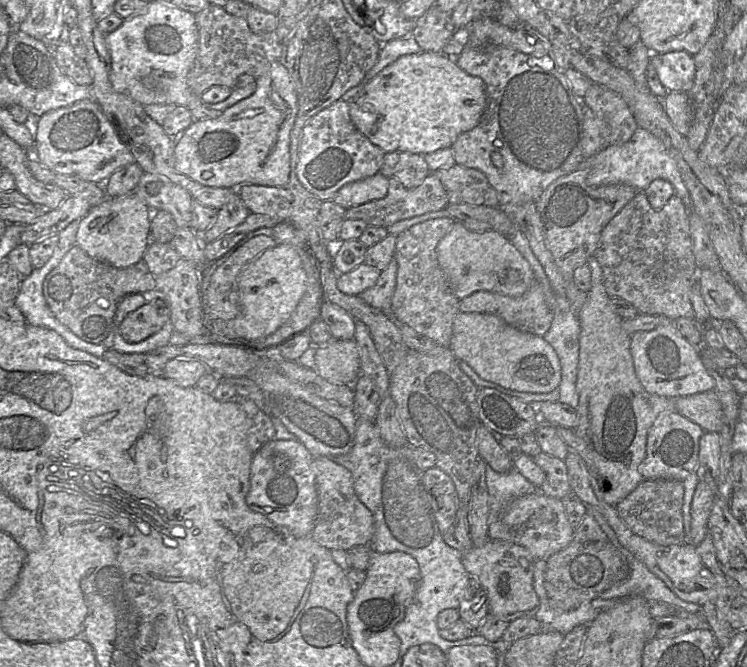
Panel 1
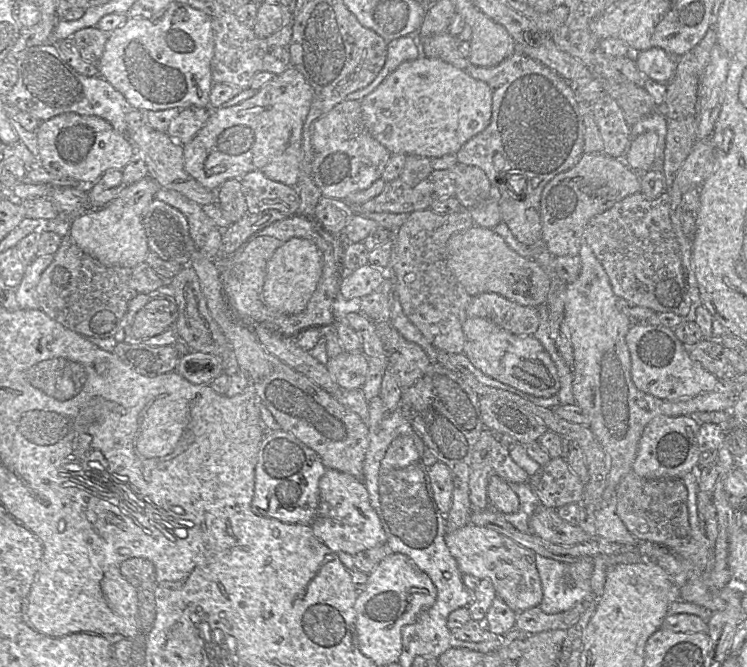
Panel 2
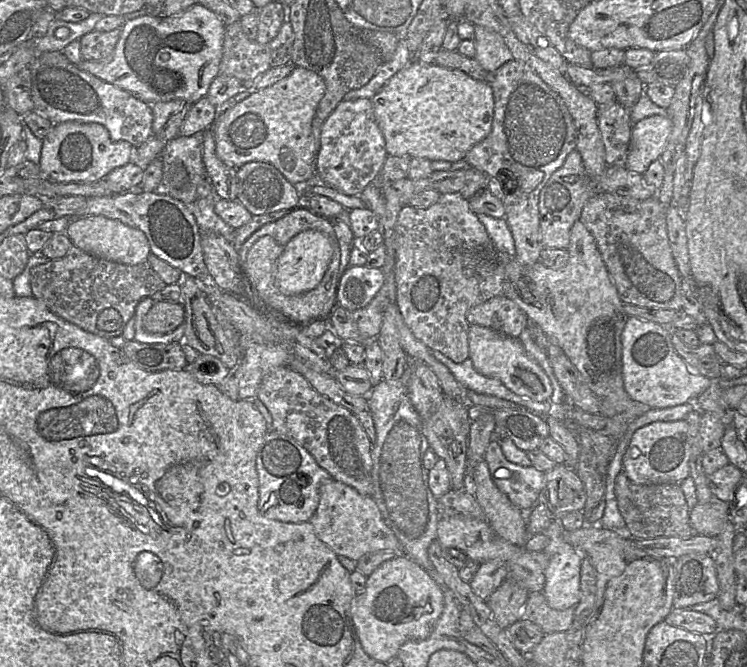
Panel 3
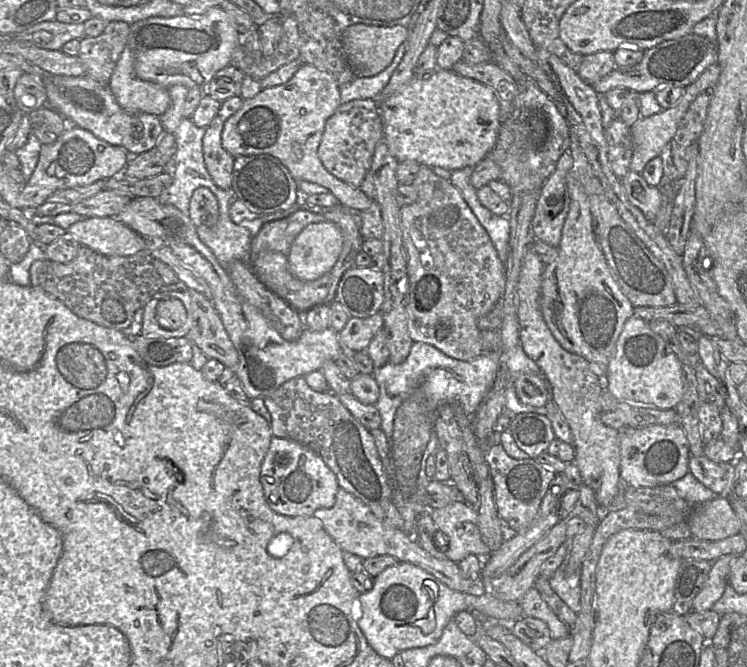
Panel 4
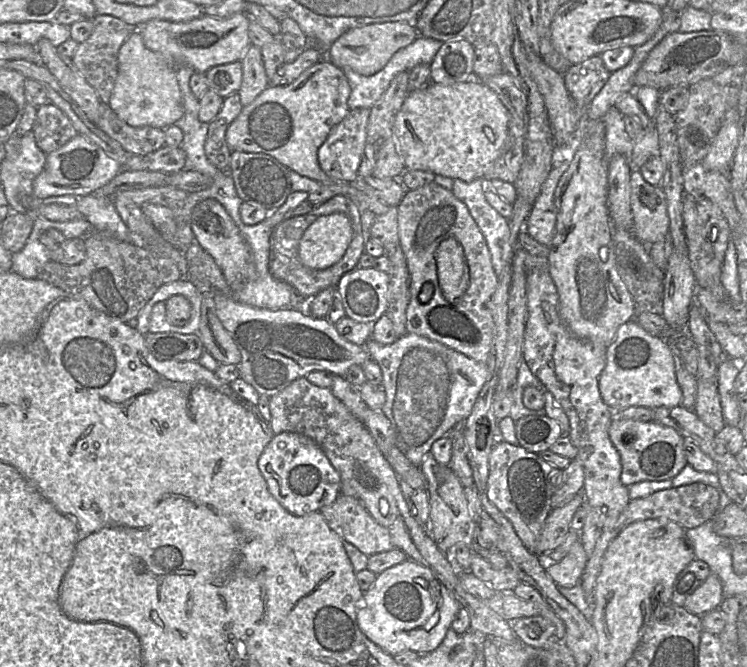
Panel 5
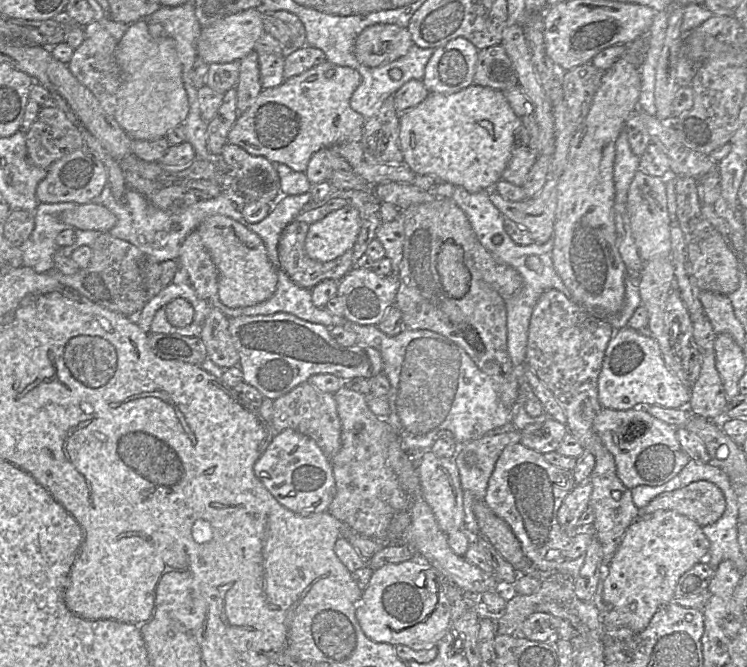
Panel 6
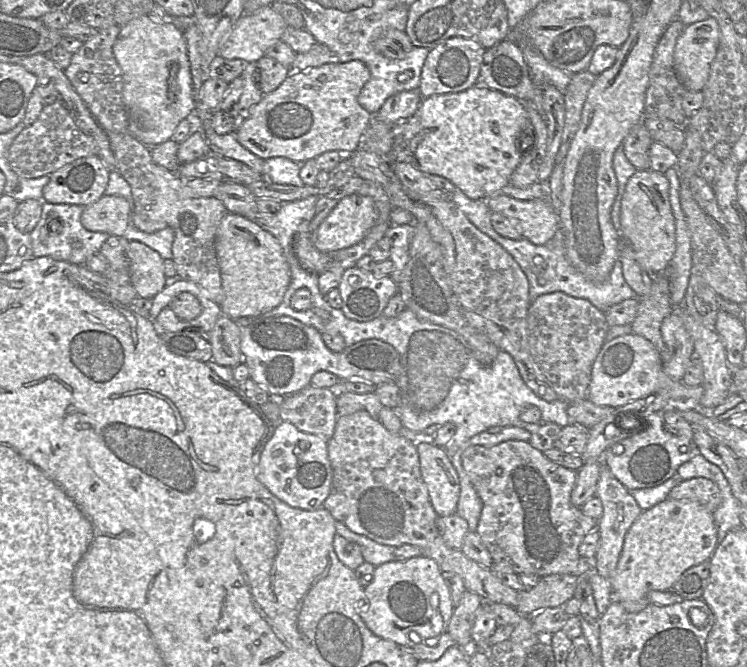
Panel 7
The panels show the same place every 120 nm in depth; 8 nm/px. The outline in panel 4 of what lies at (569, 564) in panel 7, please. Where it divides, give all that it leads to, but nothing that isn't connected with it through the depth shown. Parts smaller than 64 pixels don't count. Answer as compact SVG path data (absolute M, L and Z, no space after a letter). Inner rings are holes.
M501 443L490 446L484 454L494 485L494 500L499 517L512 532L530 525L536 517L541 501L550 488L557 472L540 464L534 458L510 457Z

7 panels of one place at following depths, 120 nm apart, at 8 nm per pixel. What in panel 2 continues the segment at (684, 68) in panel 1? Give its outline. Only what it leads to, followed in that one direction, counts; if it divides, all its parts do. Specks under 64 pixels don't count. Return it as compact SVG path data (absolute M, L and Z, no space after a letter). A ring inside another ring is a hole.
M653 47L633 53L638 70L644 77L650 77L661 83L669 83L675 74L677 58L665 50Z

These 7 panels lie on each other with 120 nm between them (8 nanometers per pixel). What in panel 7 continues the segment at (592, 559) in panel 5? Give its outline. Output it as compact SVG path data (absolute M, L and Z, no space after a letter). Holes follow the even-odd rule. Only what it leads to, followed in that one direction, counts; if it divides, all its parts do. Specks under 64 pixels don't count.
M704 477L683 480L668 494L667 499L689 499L714 512L721 503L721 493L715 482Z

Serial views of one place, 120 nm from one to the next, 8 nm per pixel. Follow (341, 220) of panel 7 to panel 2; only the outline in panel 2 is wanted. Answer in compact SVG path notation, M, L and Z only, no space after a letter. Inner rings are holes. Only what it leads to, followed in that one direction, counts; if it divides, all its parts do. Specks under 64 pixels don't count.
M293 237L275 250L266 268L263 300L274 313L292 315L303 311L322 274L322 257L310 240Z

